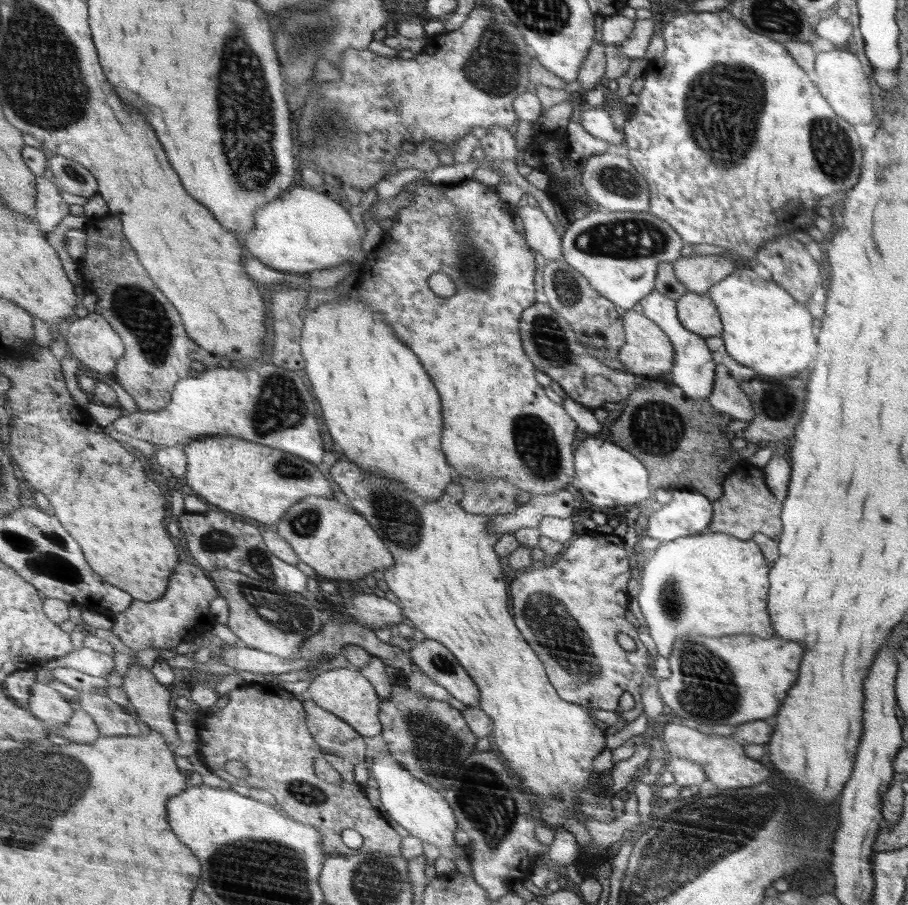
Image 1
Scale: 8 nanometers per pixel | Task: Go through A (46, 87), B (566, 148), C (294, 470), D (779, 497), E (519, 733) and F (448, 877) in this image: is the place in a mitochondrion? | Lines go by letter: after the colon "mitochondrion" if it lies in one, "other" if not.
A: mitochondrion
B: other
C: mitochondrion
D: other
E: other
F: other

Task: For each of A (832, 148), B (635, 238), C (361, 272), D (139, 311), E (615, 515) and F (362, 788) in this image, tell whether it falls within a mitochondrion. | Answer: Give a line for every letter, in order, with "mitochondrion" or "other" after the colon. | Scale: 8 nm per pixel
A: mitochondrion
B: mitochondrion
C: other
D: mitochondrion
E: other
F: other

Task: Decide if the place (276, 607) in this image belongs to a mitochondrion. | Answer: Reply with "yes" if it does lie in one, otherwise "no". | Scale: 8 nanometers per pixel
yes

